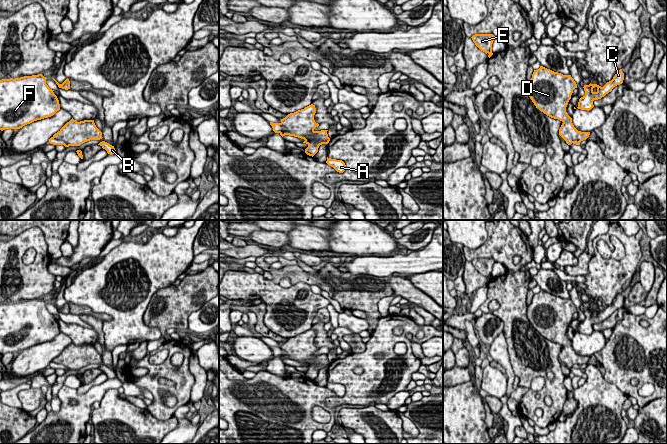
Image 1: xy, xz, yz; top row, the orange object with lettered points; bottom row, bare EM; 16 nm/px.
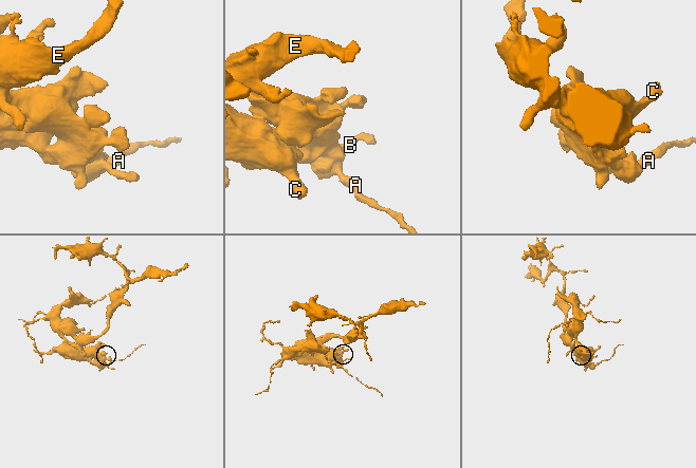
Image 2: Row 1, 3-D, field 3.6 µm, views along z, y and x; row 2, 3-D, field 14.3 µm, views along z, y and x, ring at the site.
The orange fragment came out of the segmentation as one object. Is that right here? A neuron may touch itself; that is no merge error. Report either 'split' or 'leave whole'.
split

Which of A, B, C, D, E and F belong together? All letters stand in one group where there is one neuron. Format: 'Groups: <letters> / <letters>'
Groups: A B C F / D E

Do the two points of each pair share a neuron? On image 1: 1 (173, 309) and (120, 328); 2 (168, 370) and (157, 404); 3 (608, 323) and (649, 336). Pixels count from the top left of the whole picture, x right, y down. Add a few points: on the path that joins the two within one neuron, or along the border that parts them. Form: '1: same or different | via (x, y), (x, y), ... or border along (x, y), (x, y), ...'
1: different | border along (152, 297), (143, 321), (161, 334)
2: same | via (158, 375), (155, 378), (156, 394)
3: different | border along (626, 311), (612, 330)

